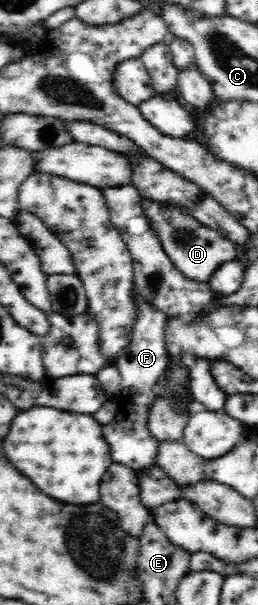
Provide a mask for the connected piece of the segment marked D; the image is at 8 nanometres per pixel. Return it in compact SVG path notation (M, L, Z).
M141 197L140 204L164 252L187 278L208 282L220 265L238 258L238 250L233 241L227 239L221 232L202 224L186 209L146 197Z

